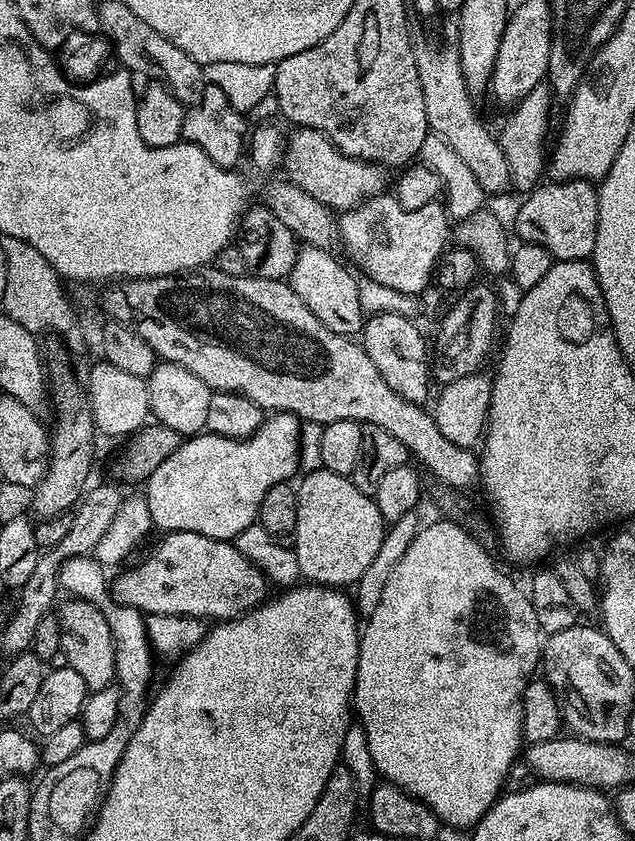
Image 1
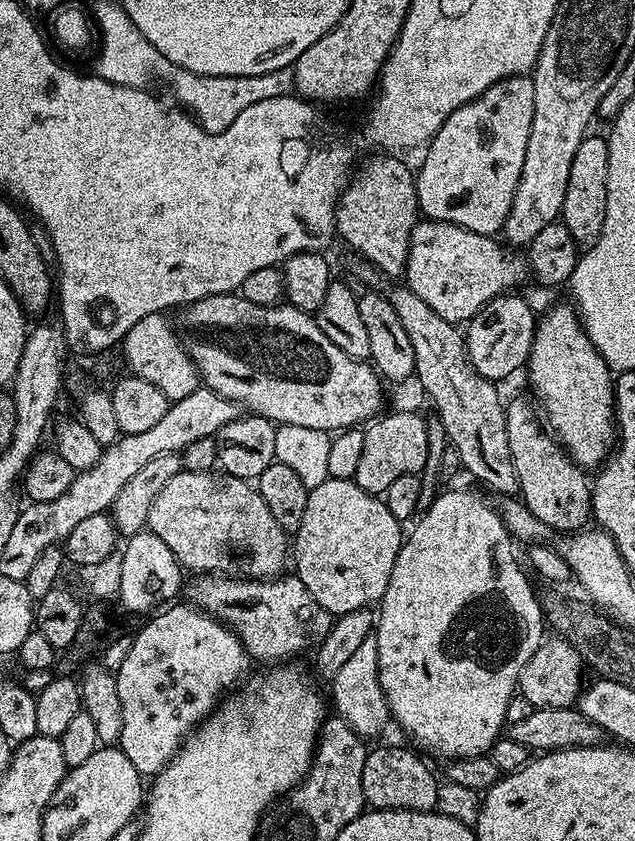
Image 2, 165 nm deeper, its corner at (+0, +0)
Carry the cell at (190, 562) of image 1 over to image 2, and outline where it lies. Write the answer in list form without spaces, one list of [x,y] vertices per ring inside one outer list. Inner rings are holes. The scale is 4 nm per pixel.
[[[200,574],[193,580],[196,581],[192,584],[191,603],[200,611],[216,617],[220,623],[228,625],[253,661],[291,661],[288,660],[291,656],[319,645],[332,628],[332,613],[314,602],[310,590],[306,590],[295,574],[284,574],[271,580]]]

